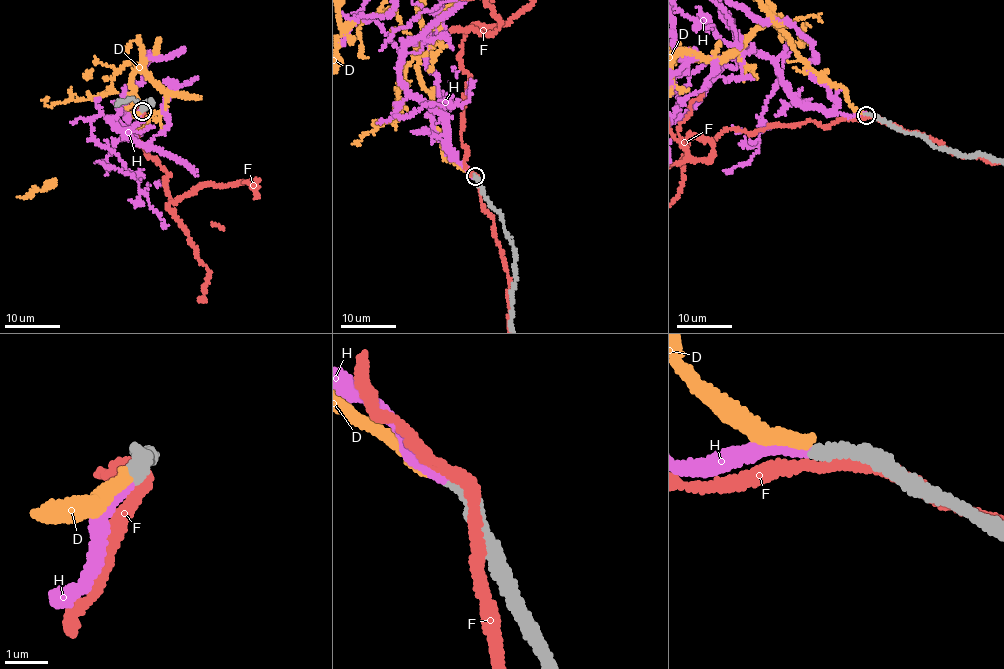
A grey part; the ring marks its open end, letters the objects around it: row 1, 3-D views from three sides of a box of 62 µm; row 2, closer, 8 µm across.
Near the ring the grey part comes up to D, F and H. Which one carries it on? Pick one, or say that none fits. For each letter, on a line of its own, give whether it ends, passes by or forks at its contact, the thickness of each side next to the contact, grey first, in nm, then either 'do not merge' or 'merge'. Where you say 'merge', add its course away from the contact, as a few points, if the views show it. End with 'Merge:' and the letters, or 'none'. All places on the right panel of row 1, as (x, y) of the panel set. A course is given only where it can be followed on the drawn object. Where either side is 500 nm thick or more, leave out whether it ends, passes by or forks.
D: it ends; calibres 280 and 280 nm; do not merge
F: it passes by; calibres 380 and 240 nm; do not merge
H: it ends; calibres 280 and 240 nm; merge
Merge: H

